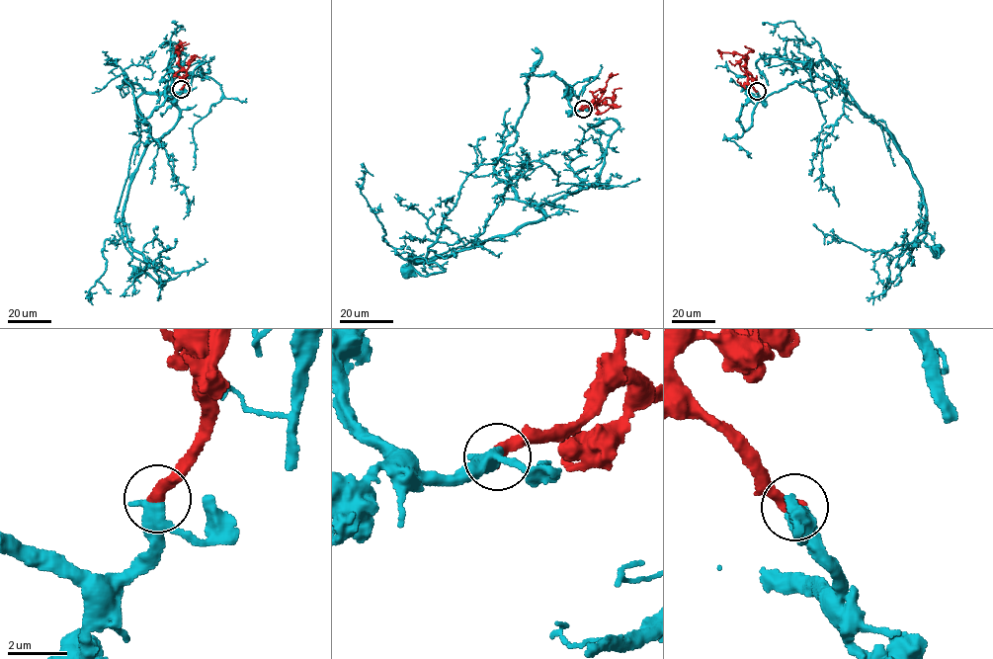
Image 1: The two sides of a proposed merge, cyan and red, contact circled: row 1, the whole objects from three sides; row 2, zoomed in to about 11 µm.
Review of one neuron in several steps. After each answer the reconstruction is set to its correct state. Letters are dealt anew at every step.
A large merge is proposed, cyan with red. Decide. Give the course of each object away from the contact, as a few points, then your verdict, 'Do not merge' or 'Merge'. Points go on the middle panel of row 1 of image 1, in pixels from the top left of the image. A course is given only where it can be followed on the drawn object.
Course of cyan: (583, 109), (554, 75), (531, 75), (494, 168), (516, 196), (476, 237), (407, 259), (444, 271), (405, 273). Course of red: (583, 109), (598, 103), (593, 100), (599, 102), (610, 76). Merge

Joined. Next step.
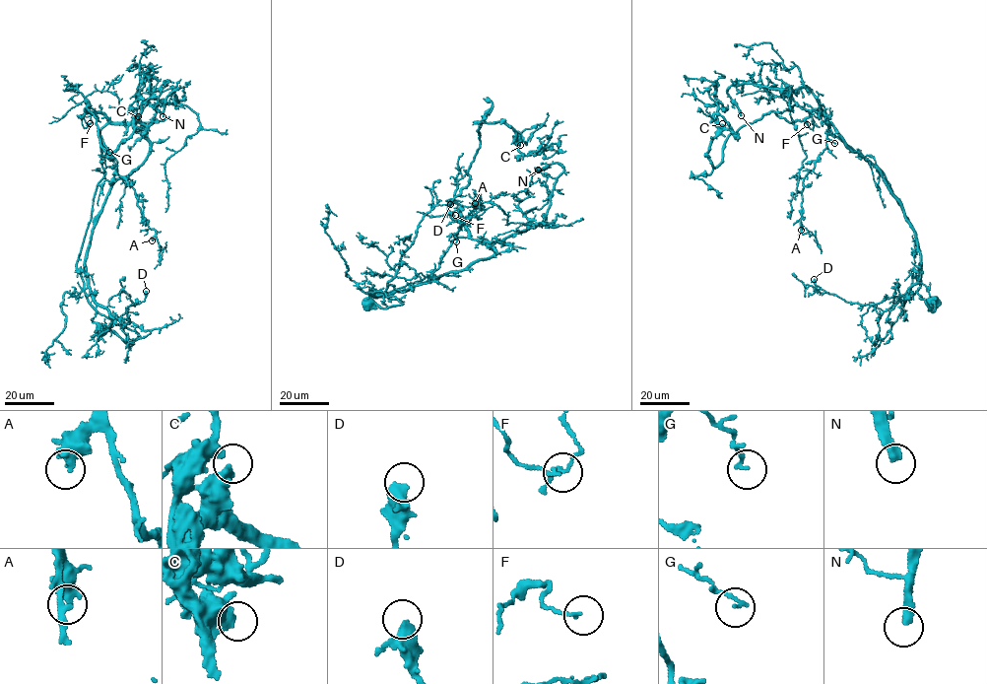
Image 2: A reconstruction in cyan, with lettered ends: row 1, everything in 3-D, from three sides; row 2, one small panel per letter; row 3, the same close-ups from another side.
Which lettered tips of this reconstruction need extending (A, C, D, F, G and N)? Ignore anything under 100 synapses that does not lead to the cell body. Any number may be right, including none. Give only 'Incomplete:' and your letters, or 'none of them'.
Incomplete: N

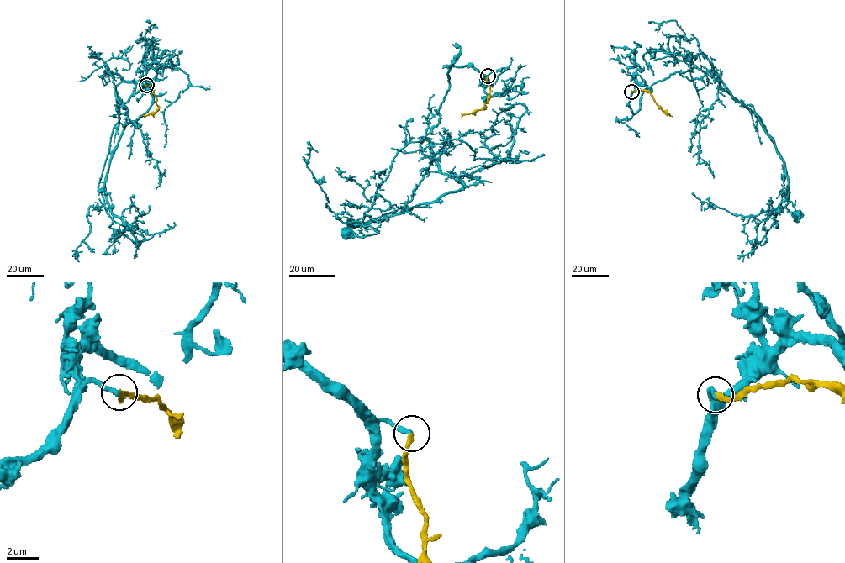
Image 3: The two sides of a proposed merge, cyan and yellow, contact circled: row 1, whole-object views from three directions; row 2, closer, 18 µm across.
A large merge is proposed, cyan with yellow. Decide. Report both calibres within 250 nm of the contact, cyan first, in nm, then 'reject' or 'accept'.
280 nm thick on the cyan side, 220 nm on the other; accept

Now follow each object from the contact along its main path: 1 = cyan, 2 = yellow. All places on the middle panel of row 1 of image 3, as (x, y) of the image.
1: (488, 76), (451, 66), (438, 123), (420, 145), (439, 169), (405, 204), (346, 223), (377, 233), (345, 234)
2: (488, 76), (489, 97), (485, 107), (461, 114)

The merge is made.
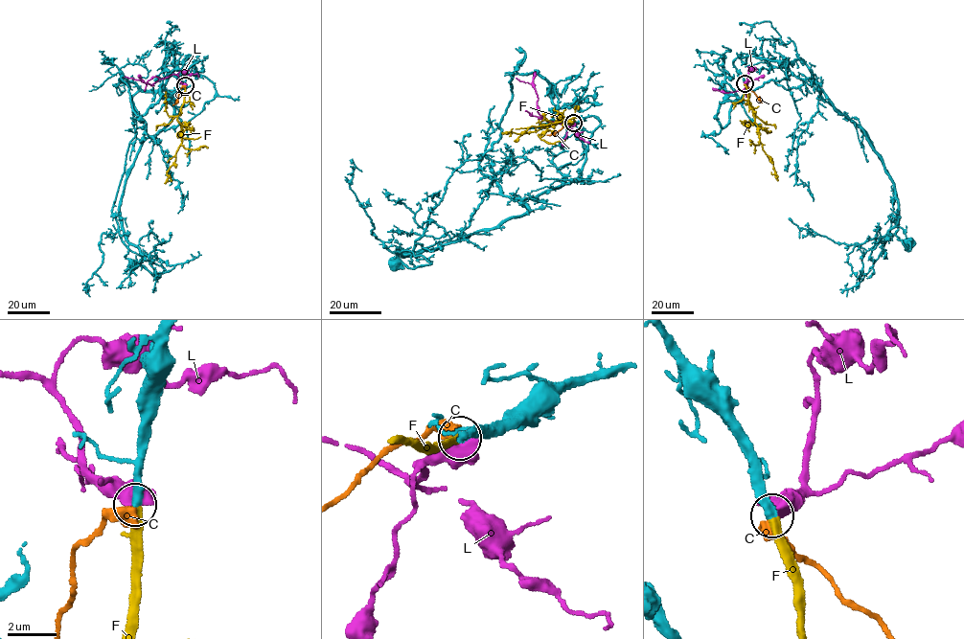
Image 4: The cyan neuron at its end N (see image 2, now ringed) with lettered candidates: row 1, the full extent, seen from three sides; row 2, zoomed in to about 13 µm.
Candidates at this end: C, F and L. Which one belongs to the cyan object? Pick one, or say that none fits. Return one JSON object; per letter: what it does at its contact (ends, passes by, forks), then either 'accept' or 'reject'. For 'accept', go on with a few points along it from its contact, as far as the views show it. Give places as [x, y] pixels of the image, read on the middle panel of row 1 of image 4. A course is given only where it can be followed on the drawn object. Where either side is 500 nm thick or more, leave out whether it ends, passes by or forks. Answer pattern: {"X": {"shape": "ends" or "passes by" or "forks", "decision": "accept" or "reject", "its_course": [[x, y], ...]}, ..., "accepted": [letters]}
{"C": {"decision": "reject"}, "F": {"shape": "ends", "decision": "accept", "its_course": [[573, 124], [560, 122], [547, 127], [532, 125], [521, 134], [502, 133]]}, "L": {"decision": "reject"}, "accepted": ["F"]}

